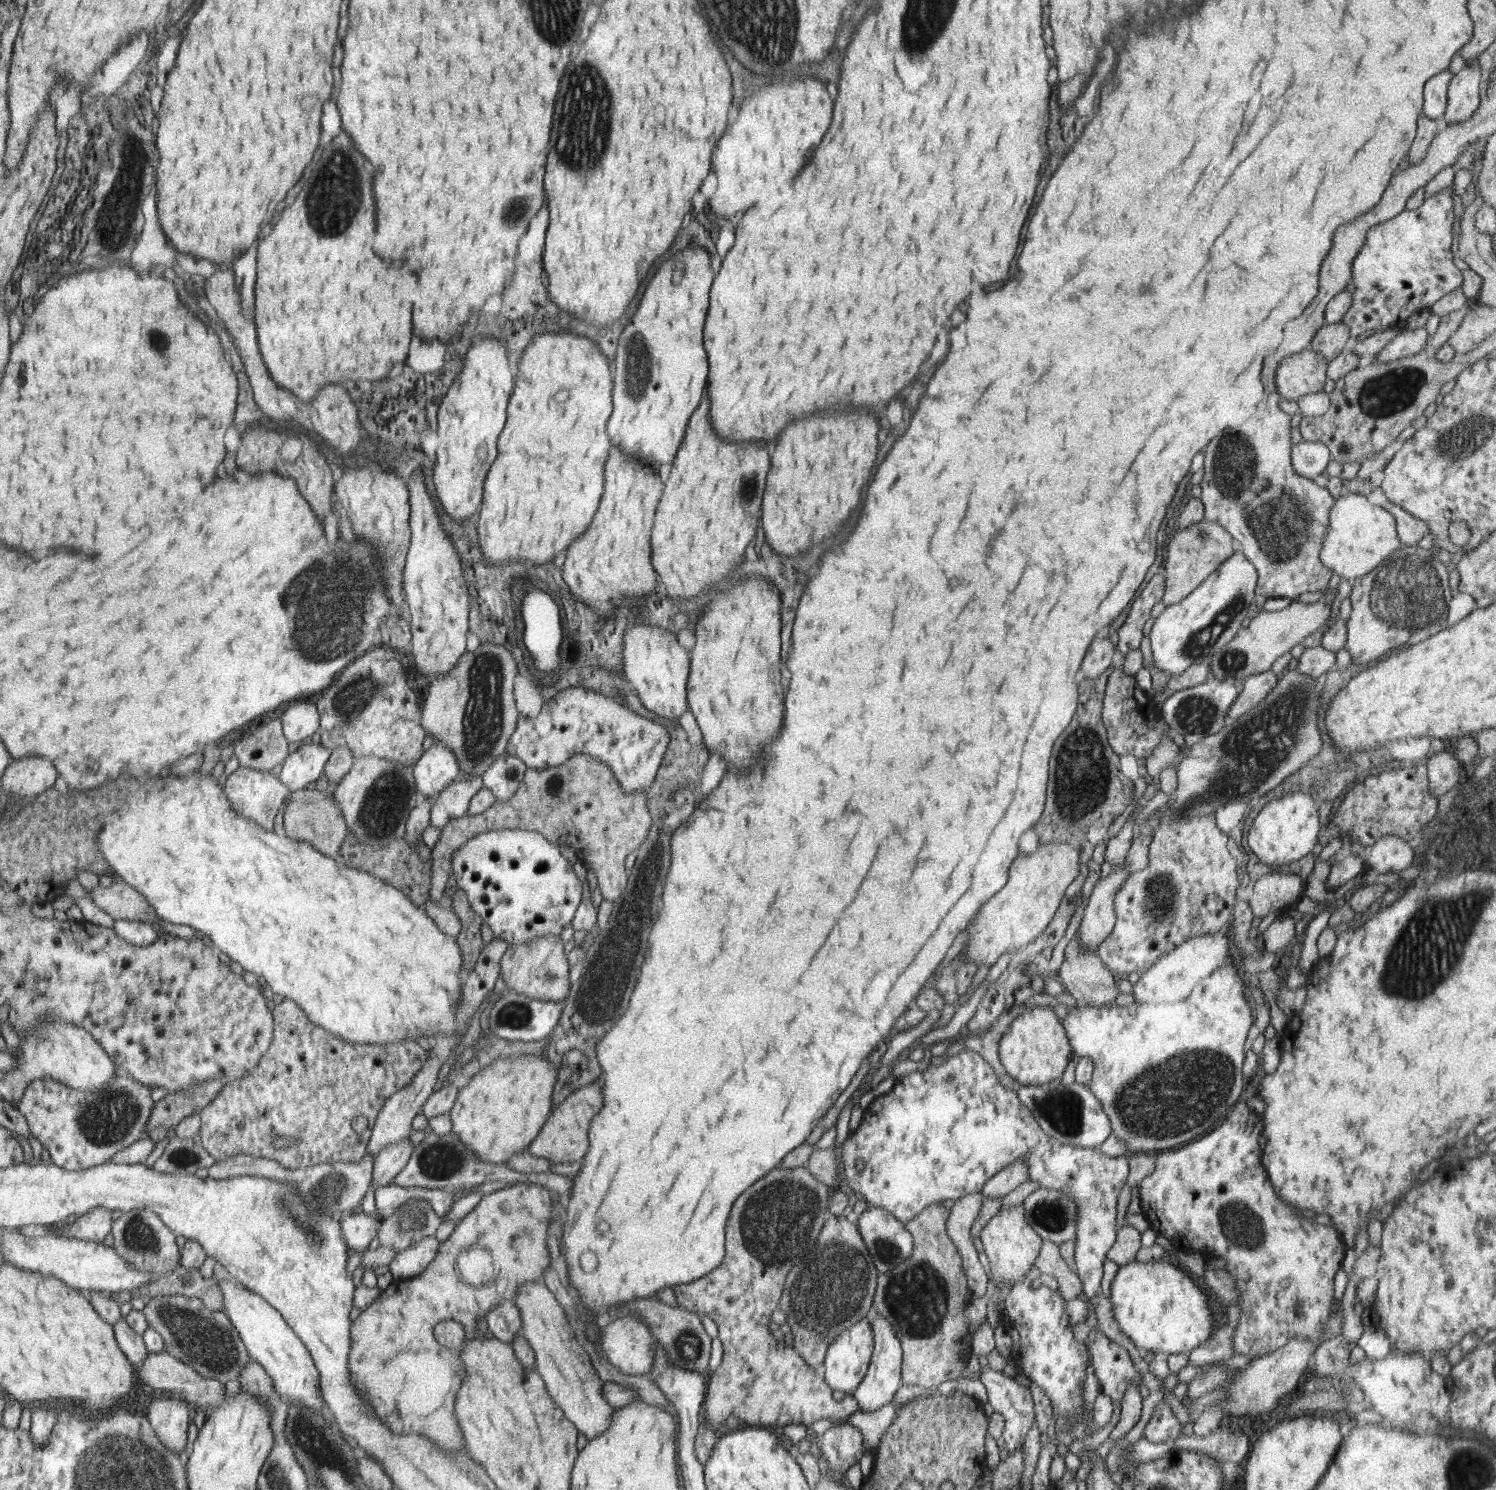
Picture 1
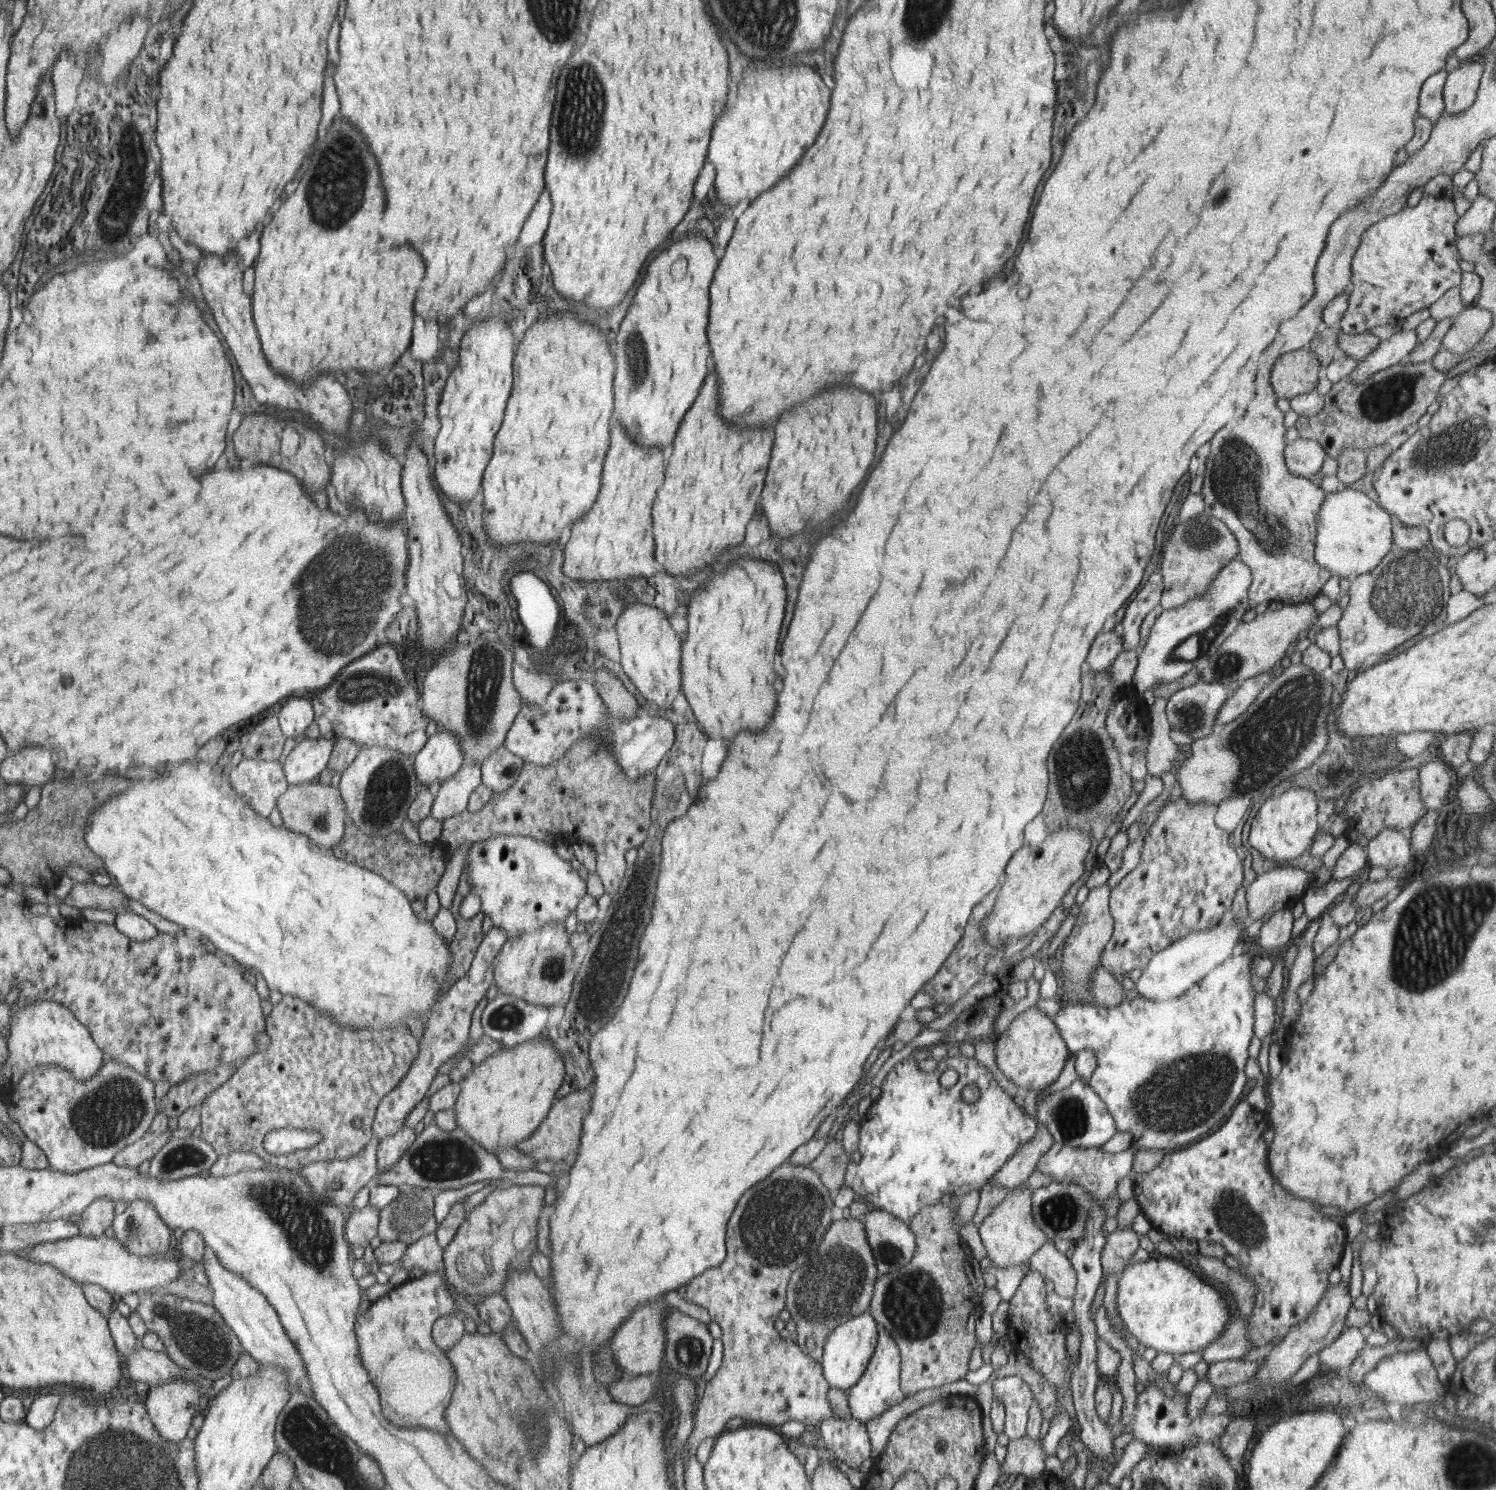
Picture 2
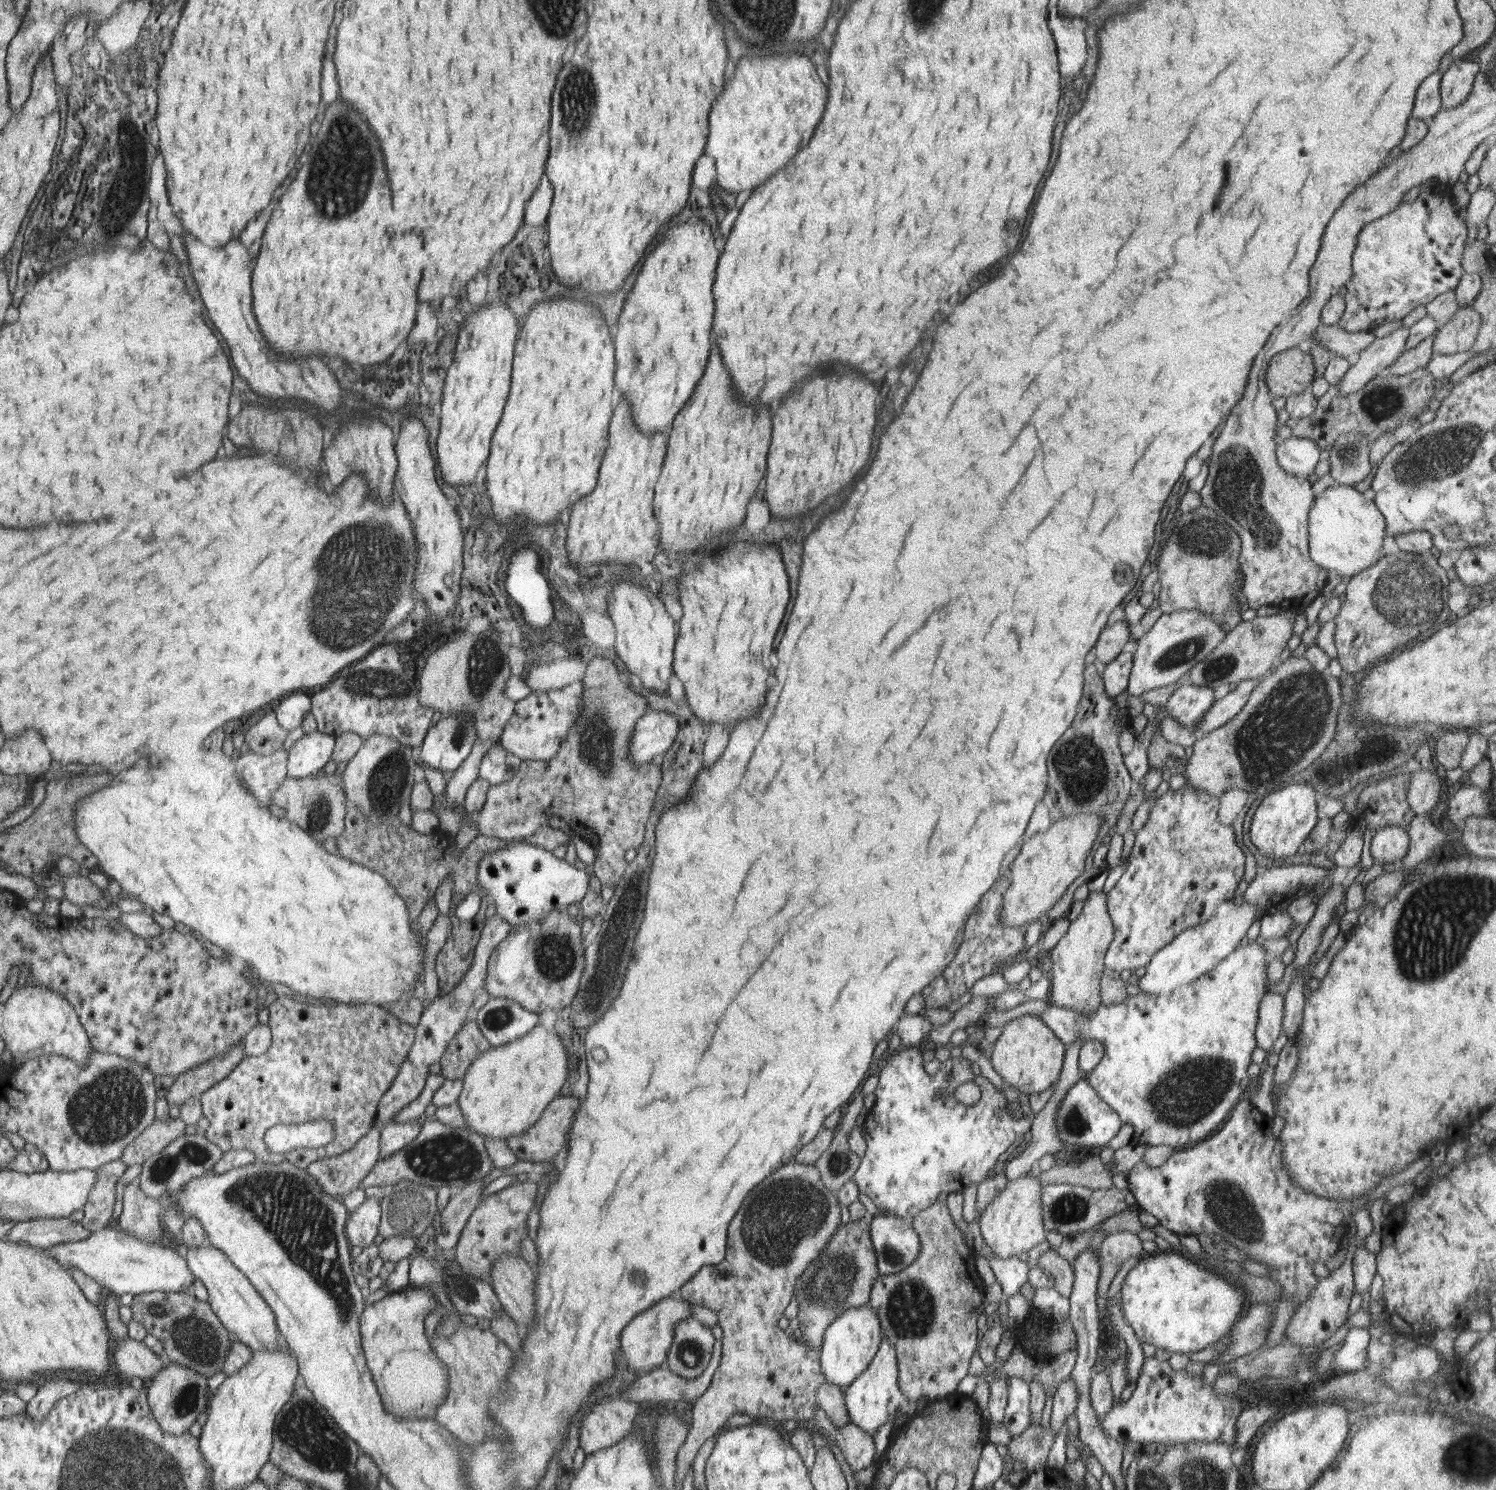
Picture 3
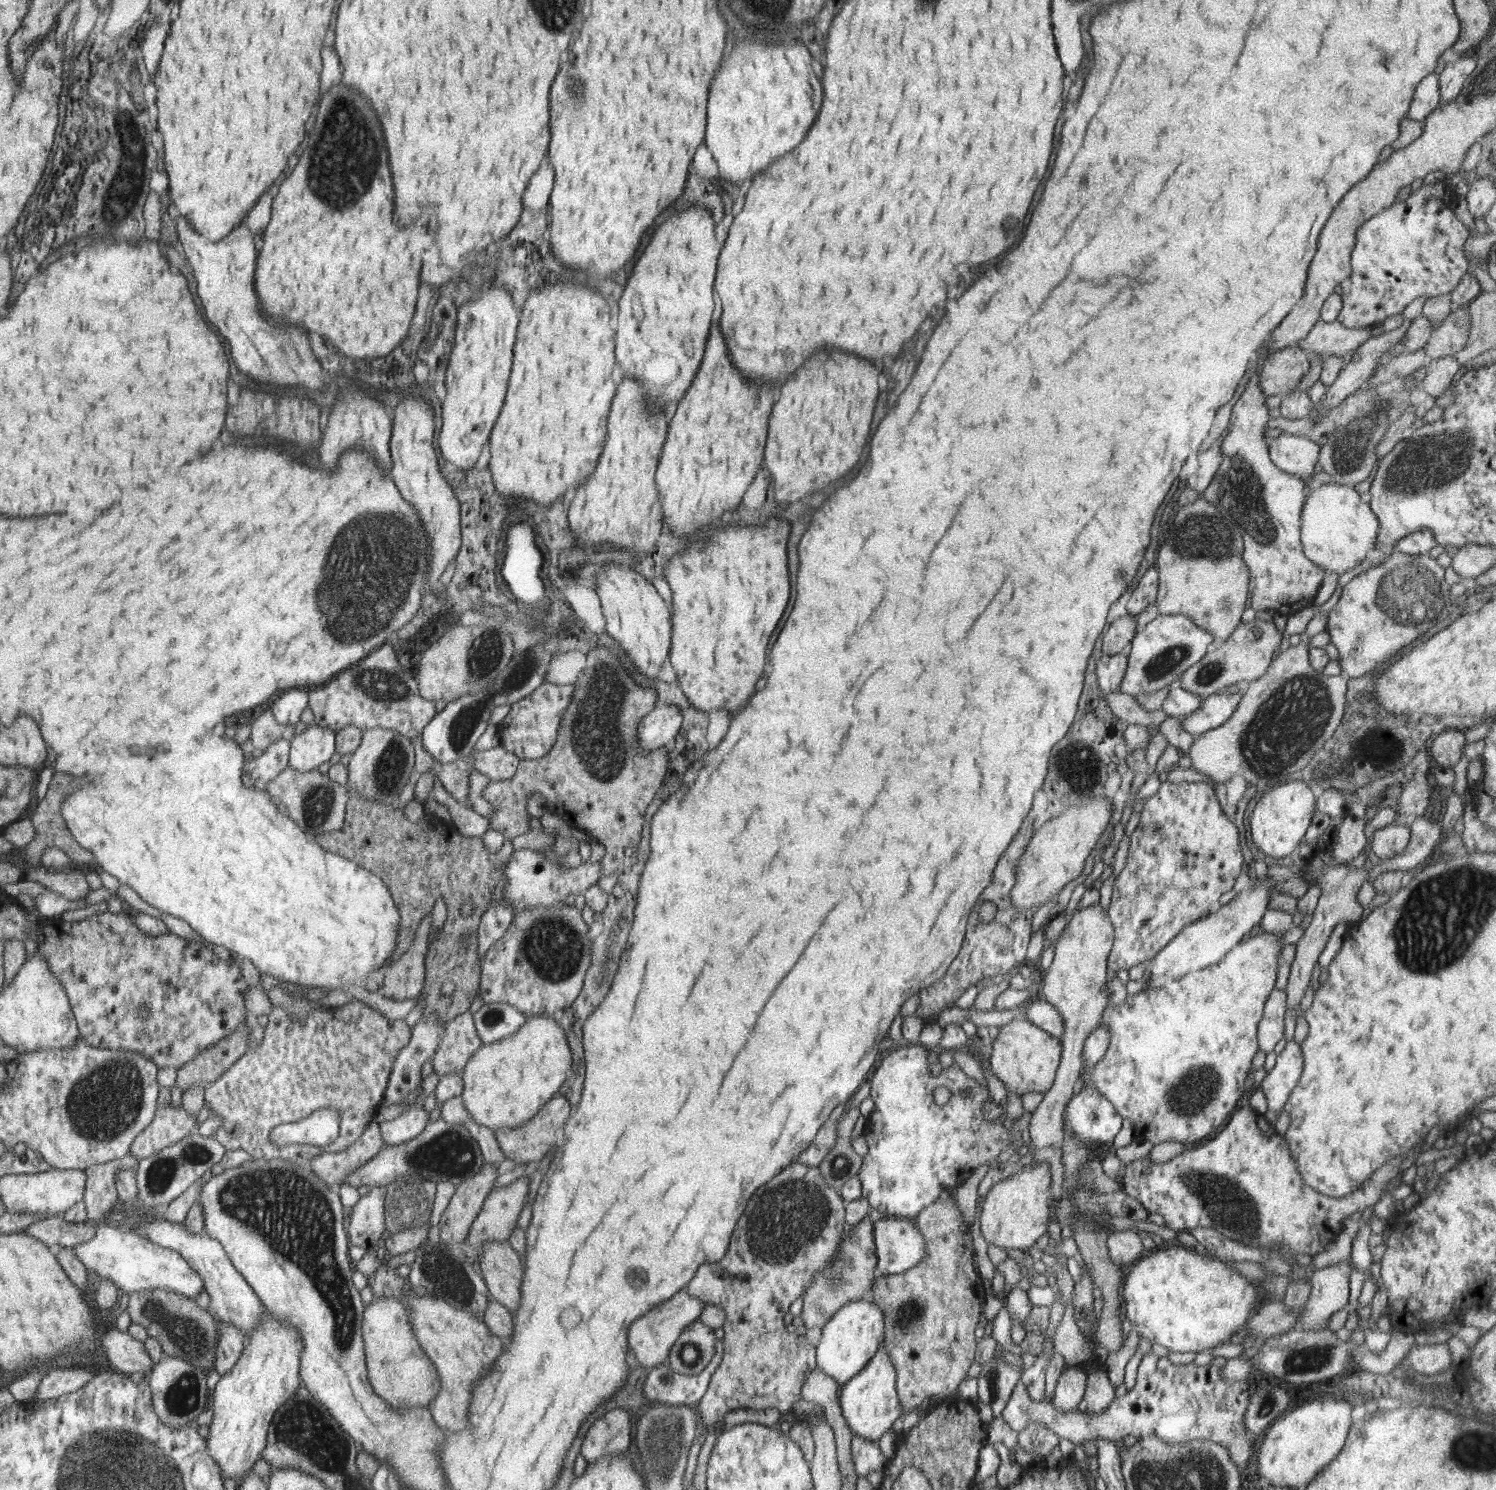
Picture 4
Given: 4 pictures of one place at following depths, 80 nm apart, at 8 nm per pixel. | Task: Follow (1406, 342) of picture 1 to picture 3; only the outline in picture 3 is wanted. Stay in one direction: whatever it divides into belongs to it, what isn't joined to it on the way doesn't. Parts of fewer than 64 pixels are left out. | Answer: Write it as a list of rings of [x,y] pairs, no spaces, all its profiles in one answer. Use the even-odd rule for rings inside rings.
[[[1400,328],[1386,335],[1375,337],[1374,342],[1351,361],[1351,367],[1338,384],[1338,394],[1346,396],[1361,390],[1370,380],[1397,361],[1408,342],[1408,328]]]

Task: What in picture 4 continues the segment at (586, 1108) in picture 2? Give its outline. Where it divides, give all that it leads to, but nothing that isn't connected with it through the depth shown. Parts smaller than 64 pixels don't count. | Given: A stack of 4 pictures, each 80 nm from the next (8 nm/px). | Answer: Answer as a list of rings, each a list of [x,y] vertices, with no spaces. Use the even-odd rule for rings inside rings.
[[[557,1095],[548,1101],[525,1125],[494,1130],[494,1134],[497,1136],[498,1144],[506,1158],[510,1158],[517,1164],[528,1163],[534,1165],[554,1148],[556,1132],[558,1132],[558,1128],[563,1128],[565,1122],[569,1120],[570,1114],[571,1108],[568,1099]]]

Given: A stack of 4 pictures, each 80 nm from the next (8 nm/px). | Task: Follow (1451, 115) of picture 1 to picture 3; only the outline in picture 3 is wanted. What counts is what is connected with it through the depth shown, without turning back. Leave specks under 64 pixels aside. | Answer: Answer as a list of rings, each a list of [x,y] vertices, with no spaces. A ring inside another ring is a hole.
[[[1454,60],[1441,80],[1441,106],[1456,108],[1472,92],[1476,75],[1480,73],[1480,63]]]

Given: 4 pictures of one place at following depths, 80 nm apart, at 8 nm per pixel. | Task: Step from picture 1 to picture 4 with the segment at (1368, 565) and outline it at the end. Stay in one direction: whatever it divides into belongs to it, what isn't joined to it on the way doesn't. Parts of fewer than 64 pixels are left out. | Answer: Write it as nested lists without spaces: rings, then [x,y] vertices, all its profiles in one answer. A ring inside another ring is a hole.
[[[1329,482],[1318,488],[1309,487],[1300,523],[1304,554],[1324,571],[1348,572],[1374,554],[1378,523],[1371,504],[1362,501],[1354,486]]]

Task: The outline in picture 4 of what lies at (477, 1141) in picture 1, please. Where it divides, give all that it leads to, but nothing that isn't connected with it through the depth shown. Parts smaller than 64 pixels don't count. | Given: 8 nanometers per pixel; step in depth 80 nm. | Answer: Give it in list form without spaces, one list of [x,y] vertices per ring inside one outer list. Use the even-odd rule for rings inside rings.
[[[528,1016],[524,1026],[521,1026],[512,1036],[503,1038],[498,1042],[490,1044],[483,1044],[479,1049],[468,1059],[463,1072],[460,1074],[464,1078],[464,1092],[461,1094],[463,1105],[469,1112],[469,1115],[482,1126],[489,1128],[491,1131],[502,1128],[516,1128],[517,1126],[525,1125],[531,1118],[533,1118],[541,1108],[554,1096],[559,1095],[562,1085],[569,1078],[569,1073],[572,1072],[572,1052],[570,1052],[569,1041],[566,1040],[564,1029],[556,1024],[553,1016]]]

